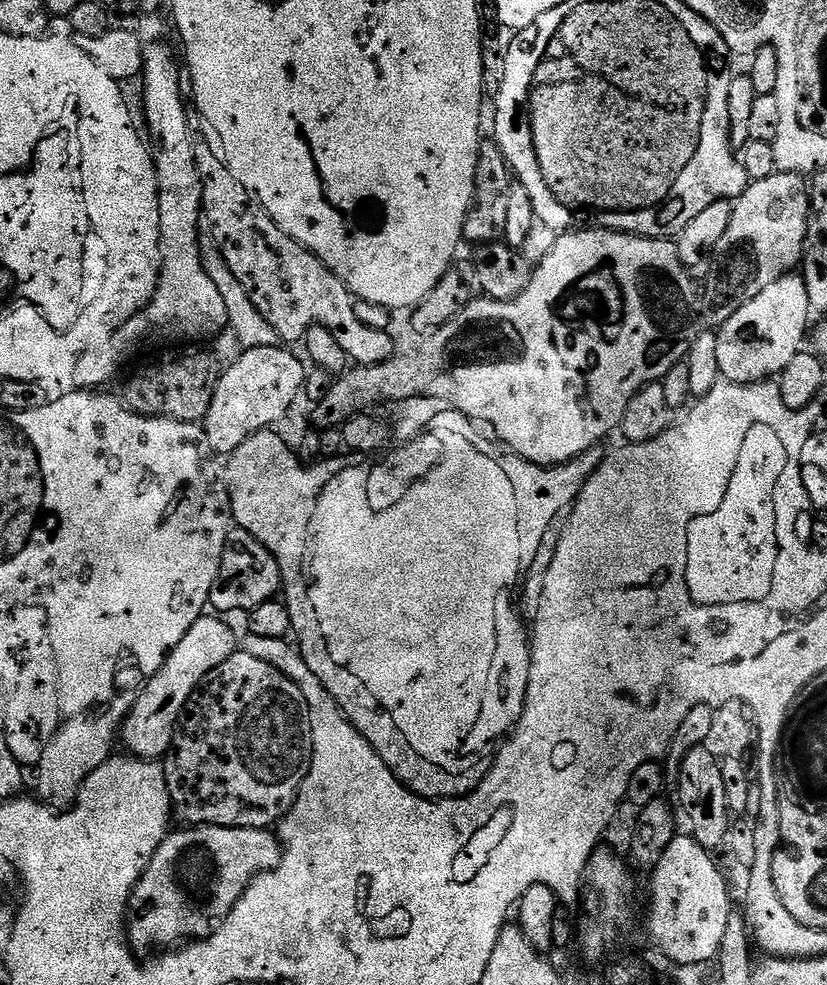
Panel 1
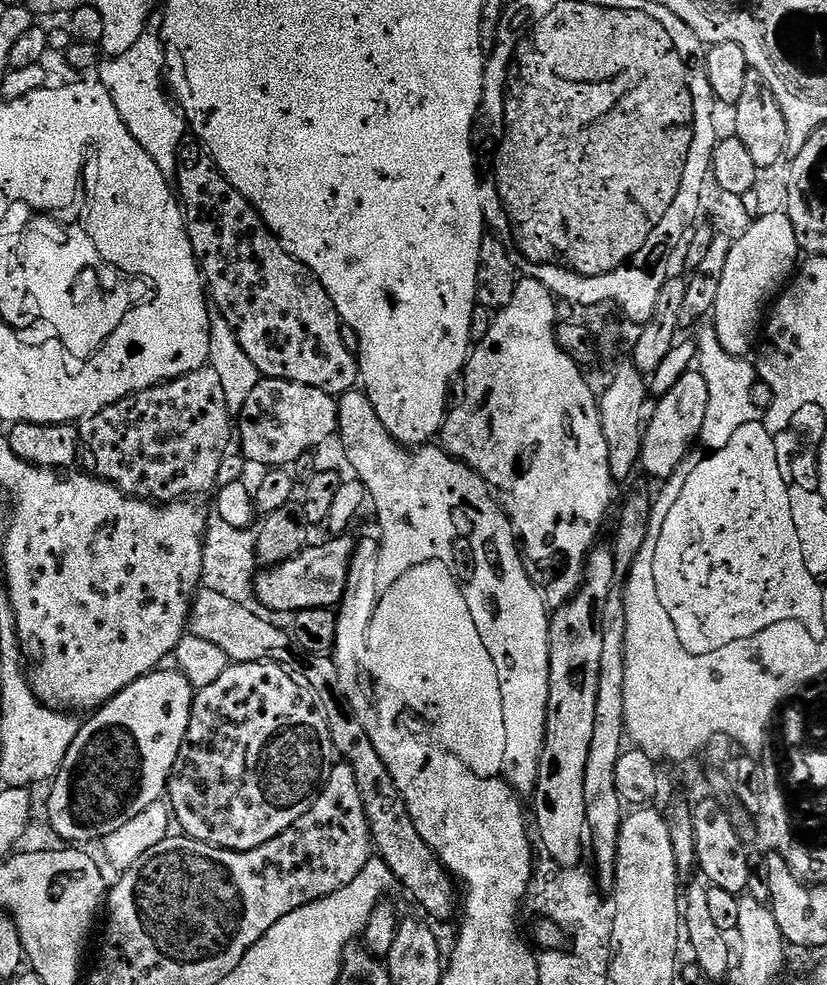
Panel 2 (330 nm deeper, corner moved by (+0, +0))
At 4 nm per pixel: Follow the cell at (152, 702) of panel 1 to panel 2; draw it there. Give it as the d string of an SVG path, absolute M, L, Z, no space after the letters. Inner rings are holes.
M164 668L155 669L140 679L136 679L130 686L126 687L115 696L114 699L108 701L105 705L101 705L90 717L92 717L85 725L84 723L77 729L74 742L66 752L66 758L59 771L56 772L54 779L49 785L50 792L46 802L48 810L48 820L51 828L68 844L83 844L90 840L102 840L105 836L112 833L114 829L120 829L126 822L133 820L144 809L148 809L150 805L159 803L165 792L167 791L168 779L172 774L174 762L181 750L181 744L185 740L186 730L189 728L189 716L192 713L192 701L194 699L194 689L185 675L176 668L166 670Z

